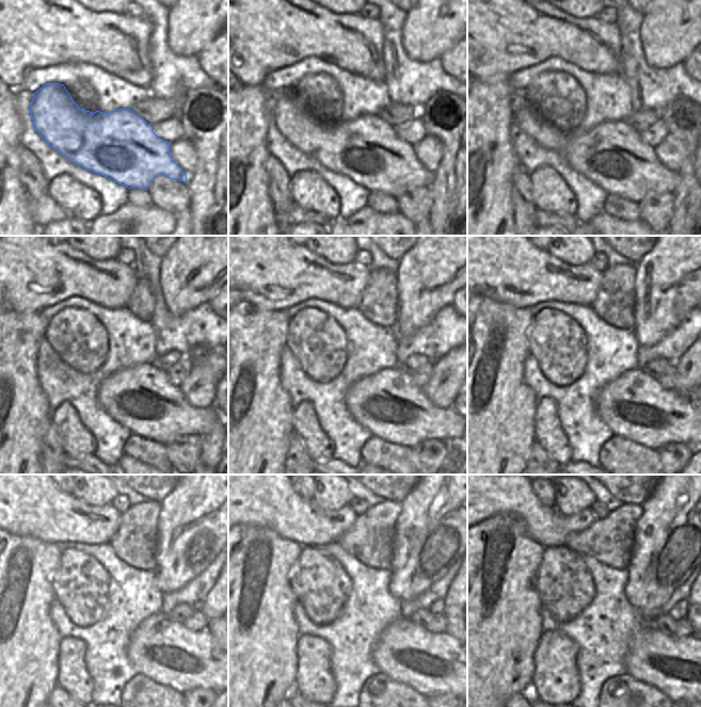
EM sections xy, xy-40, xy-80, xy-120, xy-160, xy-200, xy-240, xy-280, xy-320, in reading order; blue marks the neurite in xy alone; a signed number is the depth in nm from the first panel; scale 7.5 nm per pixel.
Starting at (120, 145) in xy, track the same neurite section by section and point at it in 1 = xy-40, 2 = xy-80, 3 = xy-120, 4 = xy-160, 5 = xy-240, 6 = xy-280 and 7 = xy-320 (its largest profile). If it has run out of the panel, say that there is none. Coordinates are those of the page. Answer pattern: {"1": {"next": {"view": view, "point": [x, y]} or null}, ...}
{"1": {"next": {"view": "xy-40", "point": [367, 149]}}, "2": {"next": {"view": "xy-80", "point": [612, 155]}}, "3": {"next": {"view": "xy-120", "point": [142, 398]}}, "4": {"next": {"view": "xy-160", "point": [388, 403]}}, "5": {"next": {"view": "xy-240", "point": [168, 653]}}, "6": {"next": {"view": "xy-280", "point": [432, 663]}}, "7": {"next": {"view": "xy-320", "point": [682, 668]}}}

